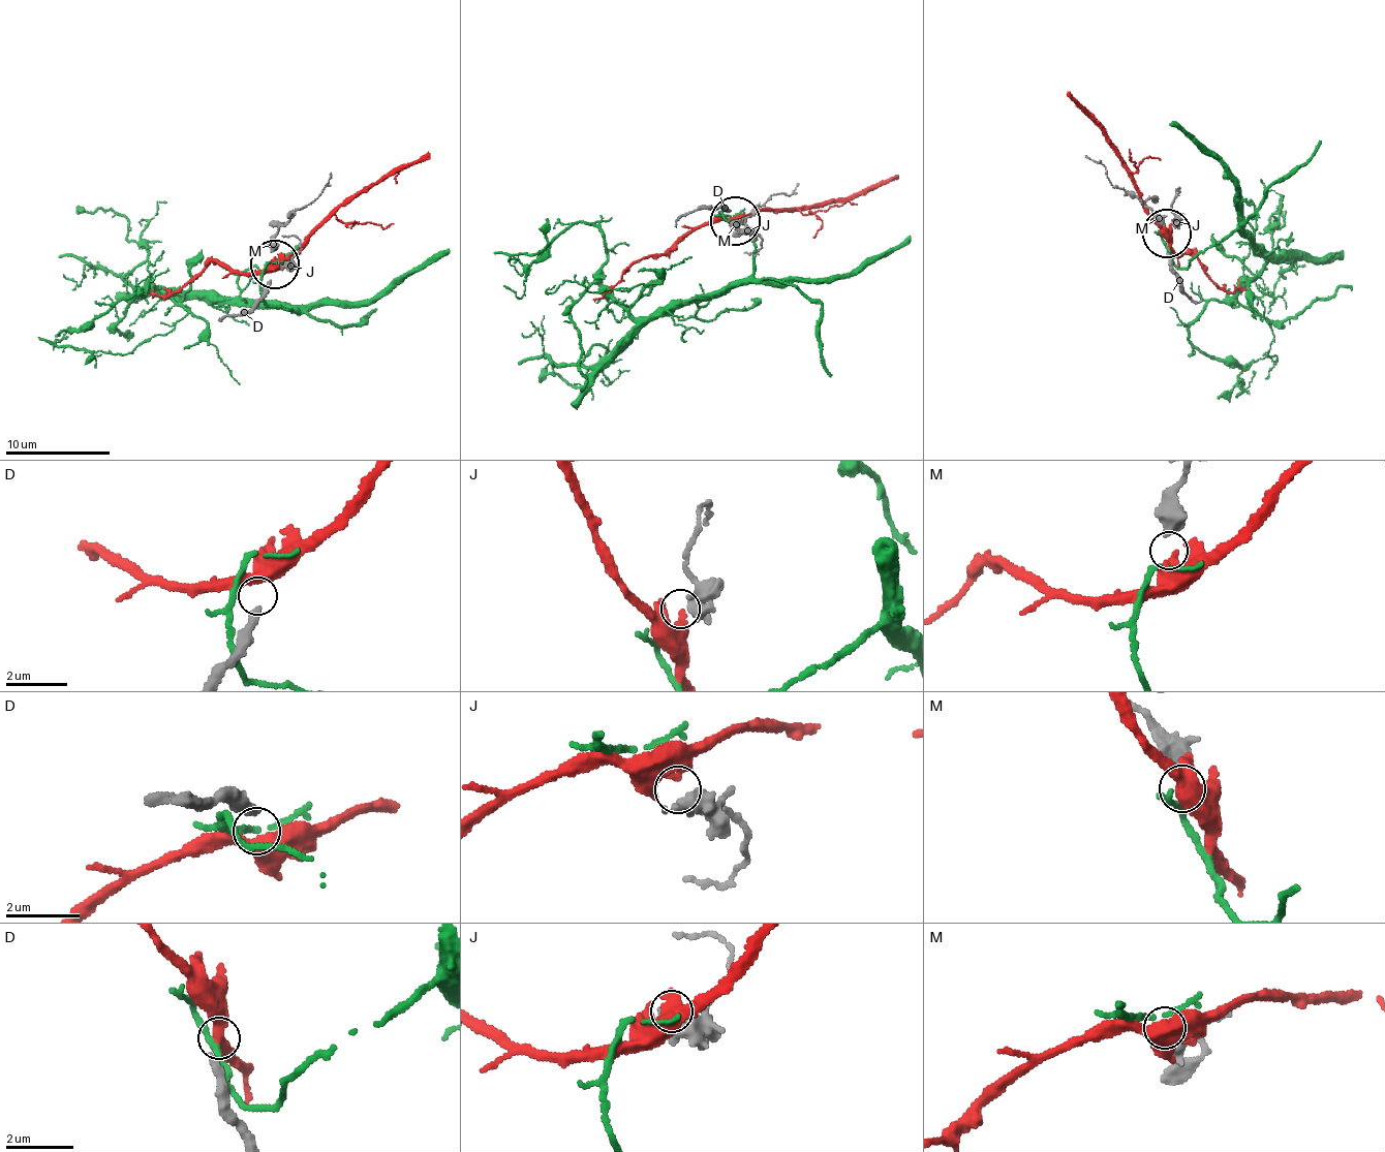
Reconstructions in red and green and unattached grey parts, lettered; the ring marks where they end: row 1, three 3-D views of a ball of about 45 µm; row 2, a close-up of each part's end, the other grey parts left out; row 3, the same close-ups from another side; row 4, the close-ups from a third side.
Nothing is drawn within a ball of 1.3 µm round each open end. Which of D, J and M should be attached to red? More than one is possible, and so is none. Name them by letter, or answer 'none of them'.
J

